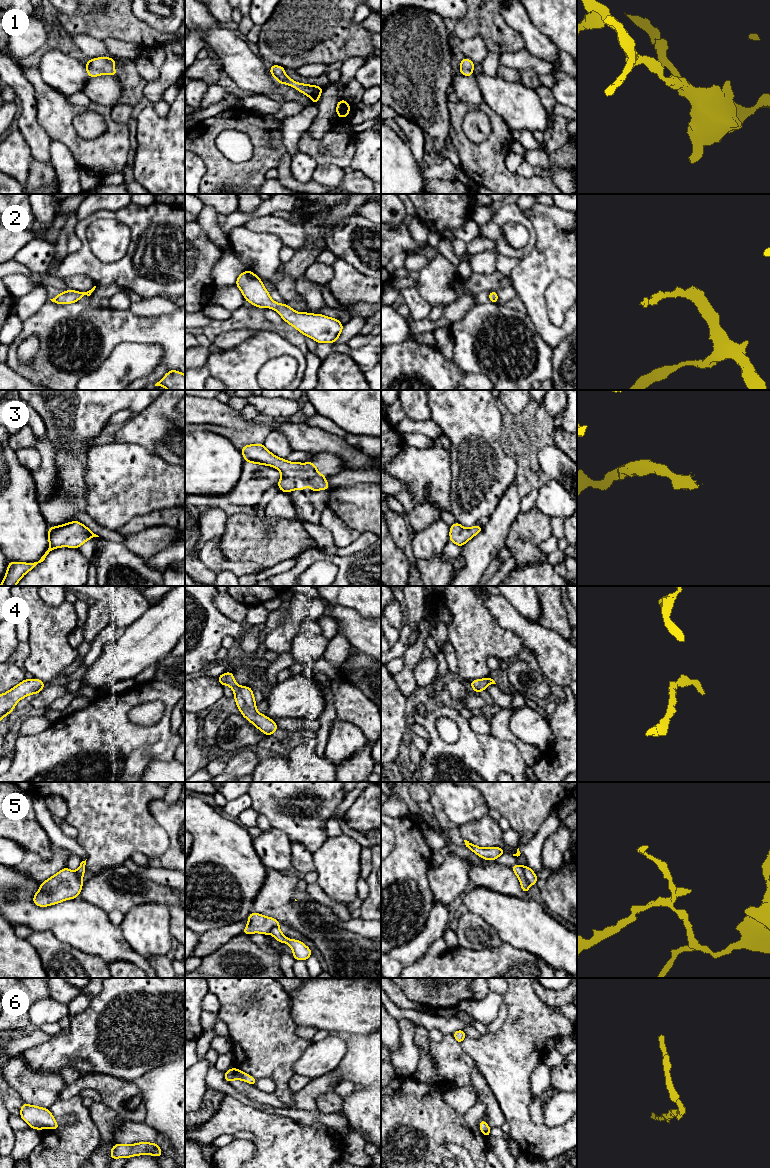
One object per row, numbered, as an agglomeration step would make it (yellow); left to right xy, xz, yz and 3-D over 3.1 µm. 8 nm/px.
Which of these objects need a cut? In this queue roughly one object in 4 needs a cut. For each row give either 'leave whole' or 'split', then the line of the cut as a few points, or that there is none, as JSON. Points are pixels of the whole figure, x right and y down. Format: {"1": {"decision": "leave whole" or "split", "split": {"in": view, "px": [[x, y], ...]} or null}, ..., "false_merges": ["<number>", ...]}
{"1": {"decision": "leave whole", "split": null}, "2": {"decision": "leave whole", "split": null}, "3": {"decision": "leave whole", "split": null}, "4": {"decision": "leave whole", "split": null}, "5": {"decision": "split", "split": {"in": "yz", "px": [[521, 866], [524, 876], [530, 884]]}}, "6": {"decision": "leave whole", "split": null}, "false_merges": ["5"]}

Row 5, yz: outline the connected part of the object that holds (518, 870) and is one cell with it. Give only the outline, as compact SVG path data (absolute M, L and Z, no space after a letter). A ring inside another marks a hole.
M515 864L514 866L511 866L510 867L514 873L517 875L518 879L519 879L519 882L521 884L521 887L522 887L522 891L525 893L525 894L528 894L528 890L529 890L529 883L525 877L525 873L524 873L524 870L522 868L522 866L520 866L519 864Z

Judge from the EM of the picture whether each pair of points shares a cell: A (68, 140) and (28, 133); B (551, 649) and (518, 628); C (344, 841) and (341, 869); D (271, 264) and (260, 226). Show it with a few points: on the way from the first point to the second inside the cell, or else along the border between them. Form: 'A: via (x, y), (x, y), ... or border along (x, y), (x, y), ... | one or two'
A: border along (36, 117), (39, 125), (51, 139) | two
B: via (543, 642), (526, 630) | one
C: via (344, 848), (341, 854), (341, 862) | one
D: border along (243, 224), (252, 231), (274, 234), (282, 245) | two

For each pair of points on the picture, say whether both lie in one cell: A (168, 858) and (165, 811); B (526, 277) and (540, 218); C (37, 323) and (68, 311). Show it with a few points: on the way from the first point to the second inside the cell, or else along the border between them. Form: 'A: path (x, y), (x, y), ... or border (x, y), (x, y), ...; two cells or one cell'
A: path (174, 846), (174, 823); one cell
B: path (541, 262), (543, 260), (543, 233); one cell
C: path (45, 323), (55, 323), (60, 319); one cell

